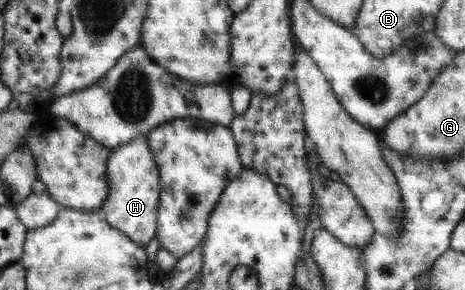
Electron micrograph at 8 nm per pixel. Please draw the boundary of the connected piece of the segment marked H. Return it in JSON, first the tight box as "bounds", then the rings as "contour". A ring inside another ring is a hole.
{"bounds":[99,135,160,248],"contour":[[[136,135],[132,141],[111,148],[108,154],[107,179],[108,196],[99,212],[112,228],[122,231],[138,247],[146,248],[157,231],[160,199],[160,171],[148,147],[146,136]]]}

